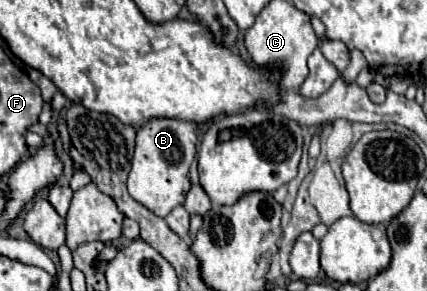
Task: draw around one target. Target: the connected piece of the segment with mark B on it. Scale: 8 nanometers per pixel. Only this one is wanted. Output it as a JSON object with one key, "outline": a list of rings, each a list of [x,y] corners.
{"outline":[[[149,120],[145,128],[137,130],[137,146],[131,160],[127,180],[129,194],[149,208],[155,216],[165,218],[175,206],[185,202],[189,192],[189,166],[195,158],[197,134],[193,124],[183,120]]]}

